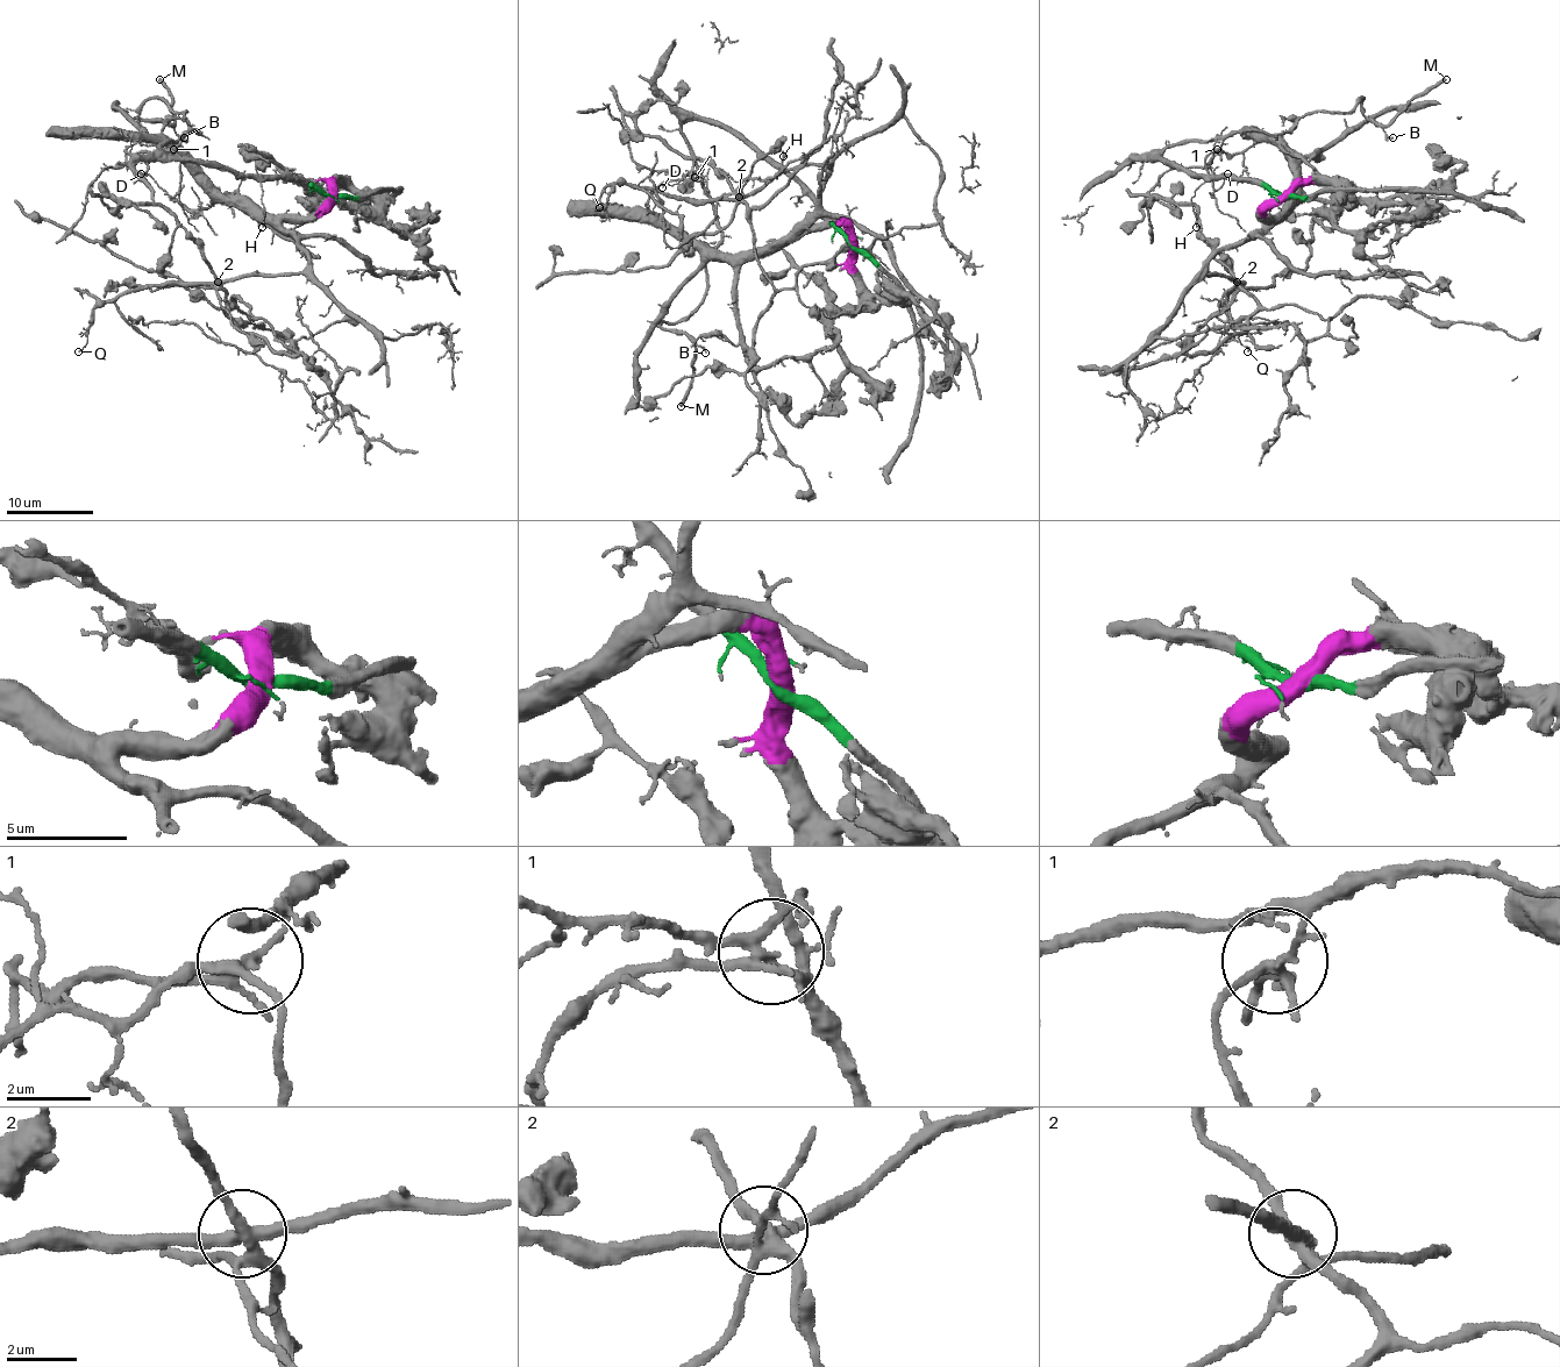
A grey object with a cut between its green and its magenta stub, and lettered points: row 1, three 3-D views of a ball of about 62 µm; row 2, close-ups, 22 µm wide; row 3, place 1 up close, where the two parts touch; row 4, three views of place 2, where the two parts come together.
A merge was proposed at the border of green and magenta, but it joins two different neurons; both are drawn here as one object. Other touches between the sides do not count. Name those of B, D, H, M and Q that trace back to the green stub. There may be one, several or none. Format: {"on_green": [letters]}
{"on_green": ["B", "D", "H", "M"]}

